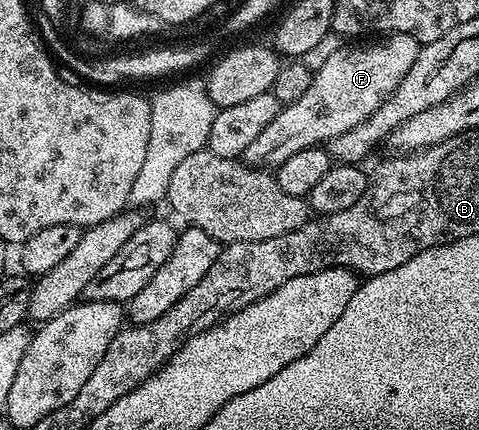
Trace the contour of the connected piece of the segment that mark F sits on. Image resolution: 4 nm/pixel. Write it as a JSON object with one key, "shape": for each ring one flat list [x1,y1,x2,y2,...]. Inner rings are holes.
{"shape":[[400,32,388,35,384,40,387,40,384,44,371,44,368,48,351,48,348,52,340,50,333,53,320,69,313,72,309,90,305,90,297,102,280,107,277,118,273,118,273,122,269,122,269,126,265,126,265,130,261,130,261,134,249,142,242,159,248,165,274,170,281,162,285,162,285,158,297,154,297,150,326,145,333,137,345,134,345,130,357,126,362,120,368,120,379,109,381,102,391,95,401,78,409,74,409,66,413,66,421,47,419,41]]}

